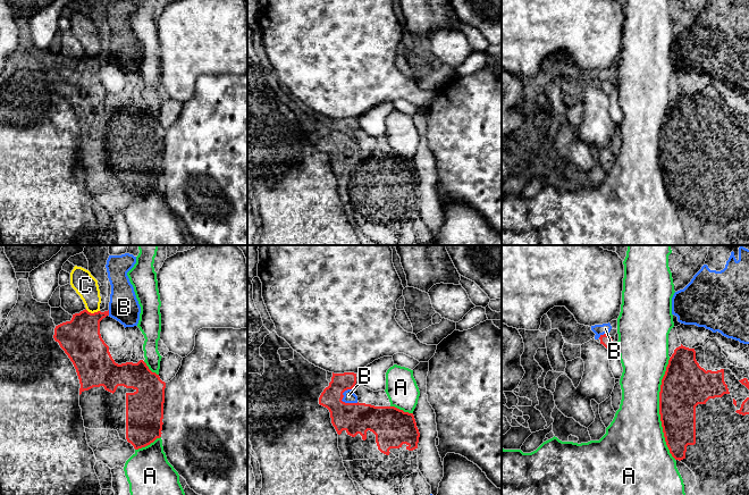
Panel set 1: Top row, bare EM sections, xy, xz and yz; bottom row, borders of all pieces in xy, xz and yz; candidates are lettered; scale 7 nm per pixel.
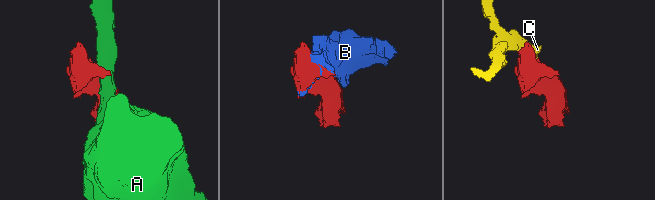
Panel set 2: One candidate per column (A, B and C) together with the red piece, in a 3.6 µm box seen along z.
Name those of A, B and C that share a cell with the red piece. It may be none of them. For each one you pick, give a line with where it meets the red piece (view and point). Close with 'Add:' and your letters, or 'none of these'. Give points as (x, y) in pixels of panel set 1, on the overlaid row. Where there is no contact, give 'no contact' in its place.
C: contact xy (92, 313)
Add: C

